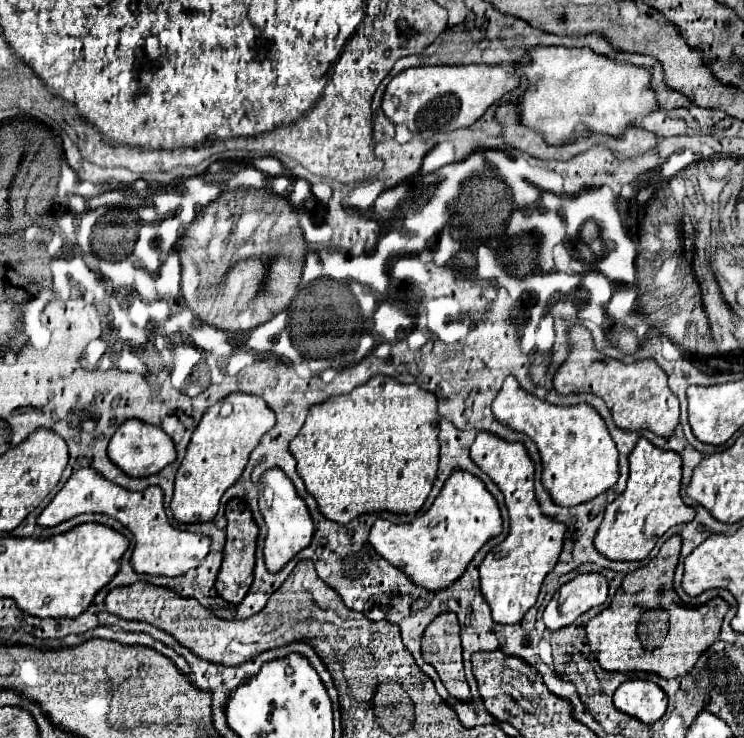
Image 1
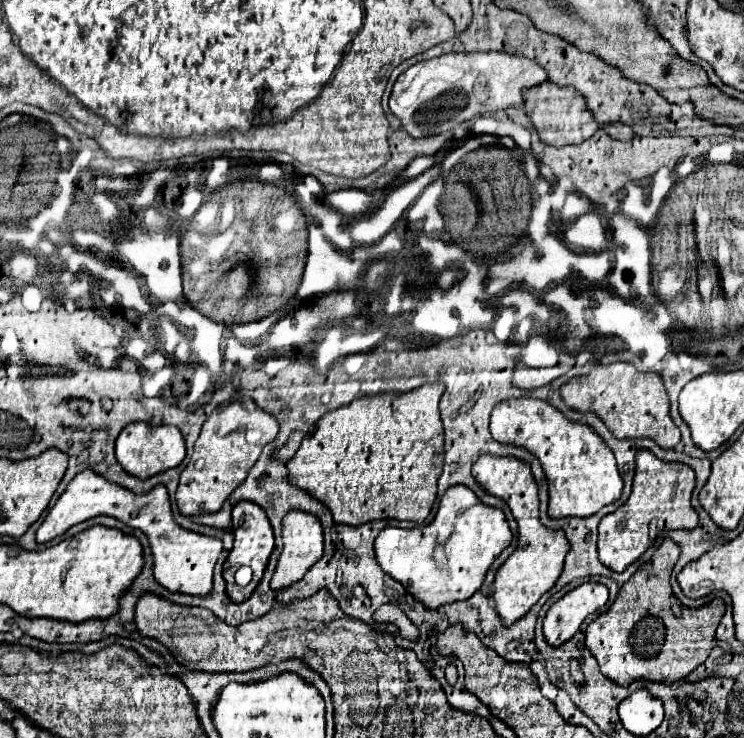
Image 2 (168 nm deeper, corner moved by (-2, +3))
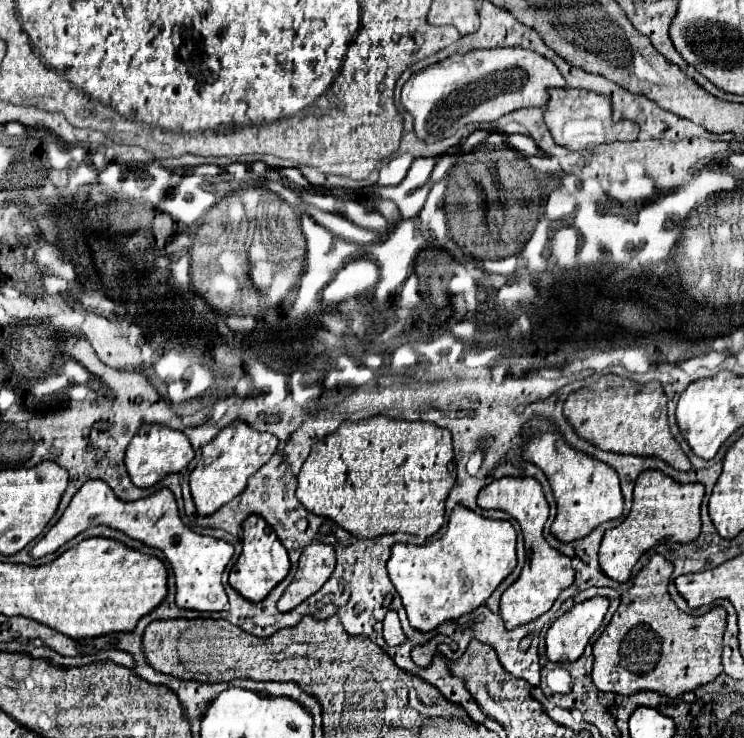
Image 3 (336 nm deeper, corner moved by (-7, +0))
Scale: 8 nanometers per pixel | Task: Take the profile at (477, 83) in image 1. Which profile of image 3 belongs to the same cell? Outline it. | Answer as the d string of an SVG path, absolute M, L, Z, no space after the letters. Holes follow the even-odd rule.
M492 48L452 54L442 62L412 74L402 86L402 106L414 118L414 132L424 142L452 136L470 122L494 122L500 116L528 106L544 106L548 88L564 88L566 80L558 68L522 48Z

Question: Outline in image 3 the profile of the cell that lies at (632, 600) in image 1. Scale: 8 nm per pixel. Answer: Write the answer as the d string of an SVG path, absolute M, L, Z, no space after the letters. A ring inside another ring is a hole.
M652 554L650 562L638 572L634 578L632 588L628 590L626 596L622 596L618 610L614 612L610 624L604 628L602 636L594 642L594 670L592 670L592 680L598 690L602 692L616 692L616 694L636 694L640 690L652 690L660 694L668 694L672 698L690 692L698 688L700 684L706 684L714 680L722 672L720 664L720 654L722 654L722 634L726 630L726 610L724 608L712 608L704 616L690 616L678 610L676 602L668 594L668 582L672 576L674 564L666 560L662 554ZM654 638L658 638L658 658L654 658ZM648 664L656 666L648 670Z

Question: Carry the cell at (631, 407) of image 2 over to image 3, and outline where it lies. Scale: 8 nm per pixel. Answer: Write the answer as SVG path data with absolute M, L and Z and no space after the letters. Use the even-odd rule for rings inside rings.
M612 374L602 376L596 384L568 394L564 402L564 414L582 438L594 442L602 450L610 450L616 454L656 456L676 470L692 468L684 450L670 434L666 416L666 394L660 382L638 384L634 380Z

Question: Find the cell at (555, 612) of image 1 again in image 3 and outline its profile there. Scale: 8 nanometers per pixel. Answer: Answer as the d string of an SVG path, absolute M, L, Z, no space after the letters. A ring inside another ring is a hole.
M594 596L580 604L574 604L564 612L546 632L546 656L552 662L574 662L584 652L590 636L600 626L610 600L606 596Z

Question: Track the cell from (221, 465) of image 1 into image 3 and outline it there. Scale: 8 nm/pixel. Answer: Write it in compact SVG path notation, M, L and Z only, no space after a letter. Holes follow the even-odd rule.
M234 420L224 426L214 440L202 448L202 458L198 466L190 472L190 492L196 504L198 516L210 516L232 498L236 498L244 488L248 478L266 464L278 448L278 438L268 432L258 432L244 420Z

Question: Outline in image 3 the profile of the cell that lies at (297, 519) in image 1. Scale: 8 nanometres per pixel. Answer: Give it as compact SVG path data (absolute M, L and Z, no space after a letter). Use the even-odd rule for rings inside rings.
M318 540L306 544L296 568L296 576L278 600L278 610L288 612L300 602L304 602L310 594L318 592L326 578L330 578L330 574L334 572L334 564L336 558L330 544Z

